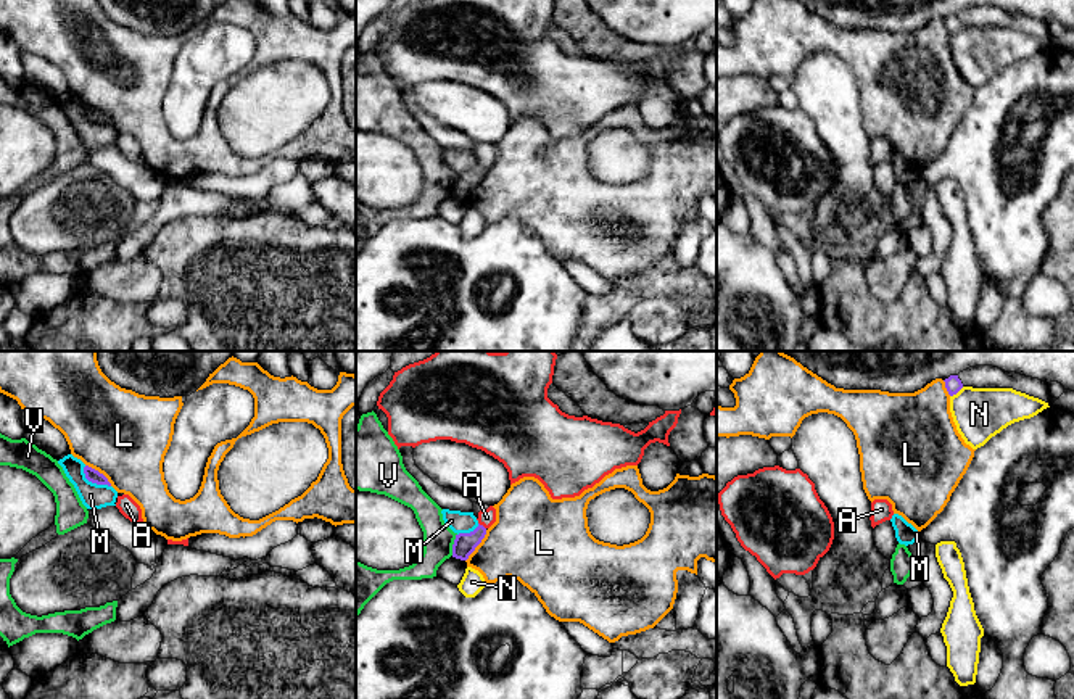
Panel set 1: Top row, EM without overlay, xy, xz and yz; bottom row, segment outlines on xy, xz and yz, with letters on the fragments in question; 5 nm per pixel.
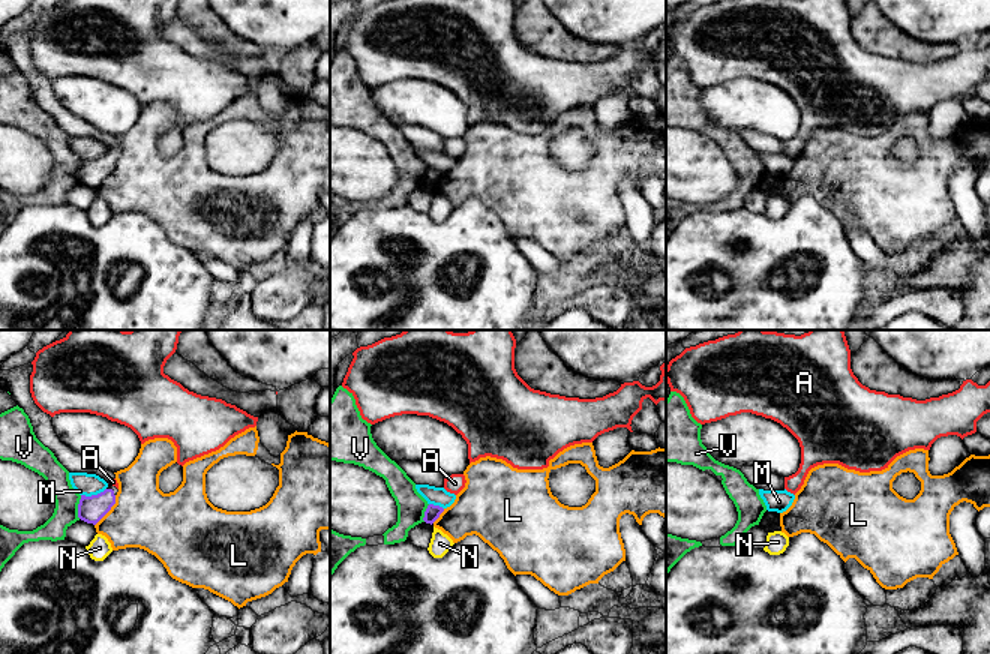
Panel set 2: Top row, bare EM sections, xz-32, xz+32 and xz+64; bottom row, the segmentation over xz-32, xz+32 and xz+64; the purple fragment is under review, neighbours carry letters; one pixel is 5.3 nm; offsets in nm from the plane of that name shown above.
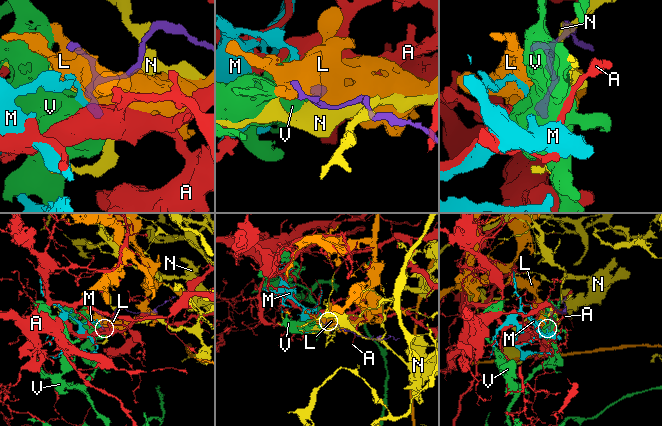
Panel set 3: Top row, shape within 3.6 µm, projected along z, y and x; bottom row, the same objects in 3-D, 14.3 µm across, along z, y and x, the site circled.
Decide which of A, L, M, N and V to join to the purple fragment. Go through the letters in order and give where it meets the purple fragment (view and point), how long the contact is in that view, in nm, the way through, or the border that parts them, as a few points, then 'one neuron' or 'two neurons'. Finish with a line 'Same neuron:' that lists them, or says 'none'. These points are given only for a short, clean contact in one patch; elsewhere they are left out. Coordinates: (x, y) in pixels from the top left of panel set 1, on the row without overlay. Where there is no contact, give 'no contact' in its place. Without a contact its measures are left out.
A: contact xz (482, 165); length 50 nm; way xz (464, 184), (482, 165), (487, 157); one neuron
L: contact xz (477, 184); length 190 nm; two neurons
M: contact xy (94, 121); length 170 nm; border xy (82, 107), (89, 119), (110, 126); two neurons
N: contact yz (957, 31); length 90 nm; two neurons
V: contact xz (453, 184); length 110 nm; border xz (456, 173), (451, 194); two neurons
Same neuron: A

